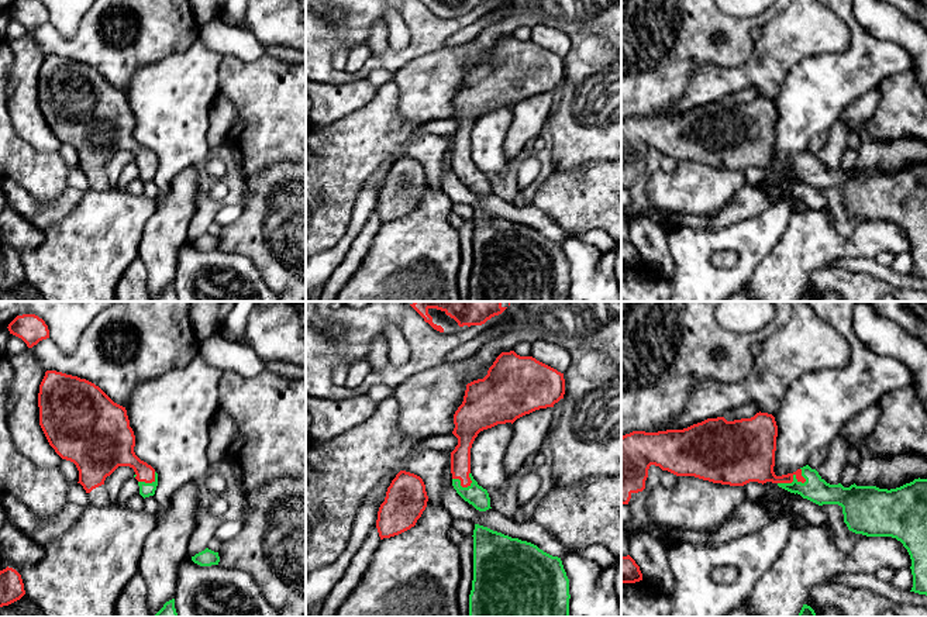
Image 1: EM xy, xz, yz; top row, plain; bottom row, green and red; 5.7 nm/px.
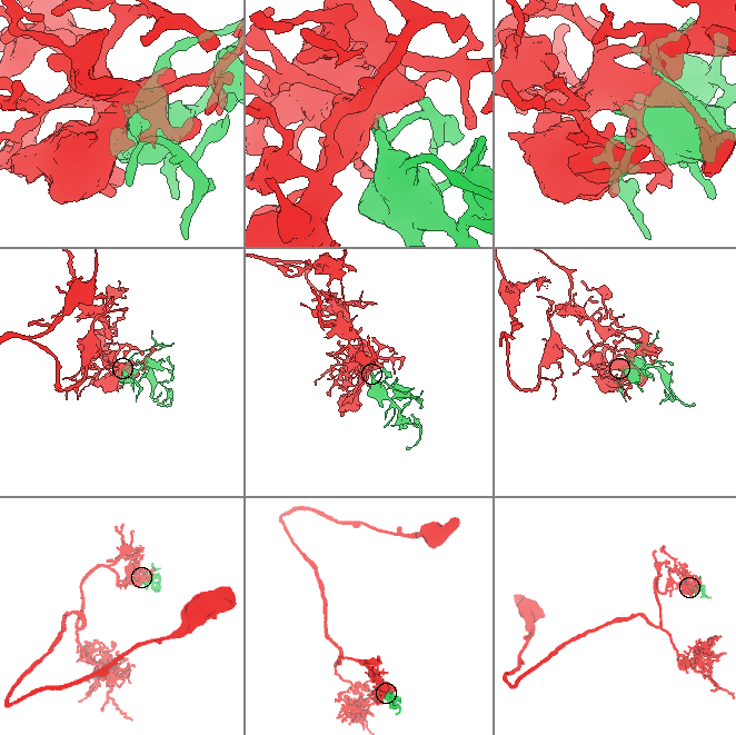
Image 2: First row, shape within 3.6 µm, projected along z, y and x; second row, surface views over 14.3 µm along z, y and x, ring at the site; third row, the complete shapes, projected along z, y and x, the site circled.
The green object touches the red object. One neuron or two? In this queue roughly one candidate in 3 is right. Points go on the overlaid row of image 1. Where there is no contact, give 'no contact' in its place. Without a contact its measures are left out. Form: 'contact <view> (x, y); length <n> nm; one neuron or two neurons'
contact yz (793, 481); length 170 nm; one neuron

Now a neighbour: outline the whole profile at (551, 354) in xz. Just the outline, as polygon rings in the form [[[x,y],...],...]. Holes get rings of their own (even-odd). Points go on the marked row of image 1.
[[[545,339],[533,342],[531,356],[561,373],[565,373],[572,363],[566,348]]]

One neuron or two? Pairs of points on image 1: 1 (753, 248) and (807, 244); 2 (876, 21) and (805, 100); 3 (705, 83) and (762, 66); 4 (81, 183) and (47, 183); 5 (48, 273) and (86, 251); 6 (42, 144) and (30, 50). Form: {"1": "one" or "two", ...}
{"1": "two", "2": "two", "3": "one", "4": "two", "5": "one", "6": "one"}

